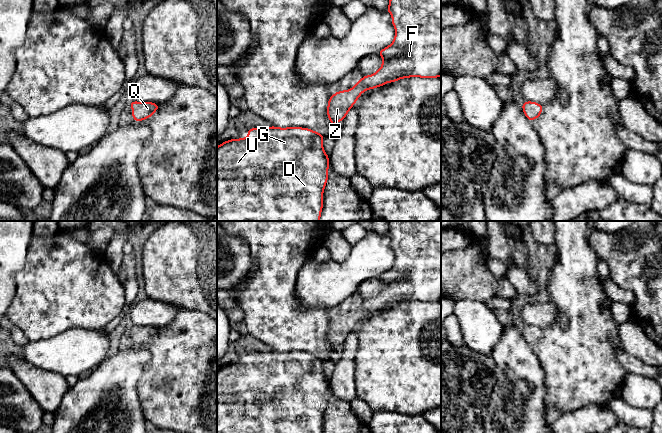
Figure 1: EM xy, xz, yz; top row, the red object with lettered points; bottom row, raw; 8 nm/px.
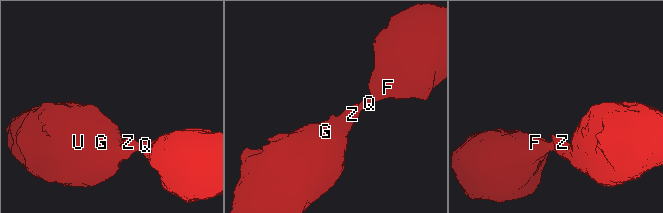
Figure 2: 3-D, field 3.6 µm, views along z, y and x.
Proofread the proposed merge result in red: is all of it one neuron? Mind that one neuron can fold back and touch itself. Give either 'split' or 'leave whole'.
leave whole

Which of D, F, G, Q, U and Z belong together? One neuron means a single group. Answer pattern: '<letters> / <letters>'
D F G Q U Z

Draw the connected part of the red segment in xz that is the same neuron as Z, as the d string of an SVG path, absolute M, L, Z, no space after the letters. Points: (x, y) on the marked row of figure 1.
M390 0L387 12L389 12L392 15L392 24L396 30L396 35L394 37L392 44L380 50L378 53L383 58L383 64L381 65L381 68L376 73L369 75L369 76L363 76L362 79L359 80L352 89L349 89L347 91L340 90L339 92L331 95L328 101L328 107L327 107L327 115L332 124L330 128L329 136L331 136L331 131L335 127L335 123L338 121L344 120L349 110L352 108L354 103L358 100L359 96L364 91L368 89L375 89L376 87L383 86L384 84L389 83L389 82L395 82L402 78L408 78L408 77L413 77L413 76L422 77L422 78L436 78L436 77L441 76L441 0Z

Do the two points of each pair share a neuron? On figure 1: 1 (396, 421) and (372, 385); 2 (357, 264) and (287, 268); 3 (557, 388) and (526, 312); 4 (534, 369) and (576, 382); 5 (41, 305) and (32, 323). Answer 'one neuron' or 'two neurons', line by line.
1: two neurons
2: two neurons
3: two neurons
4: two neurons
5: one neuron

